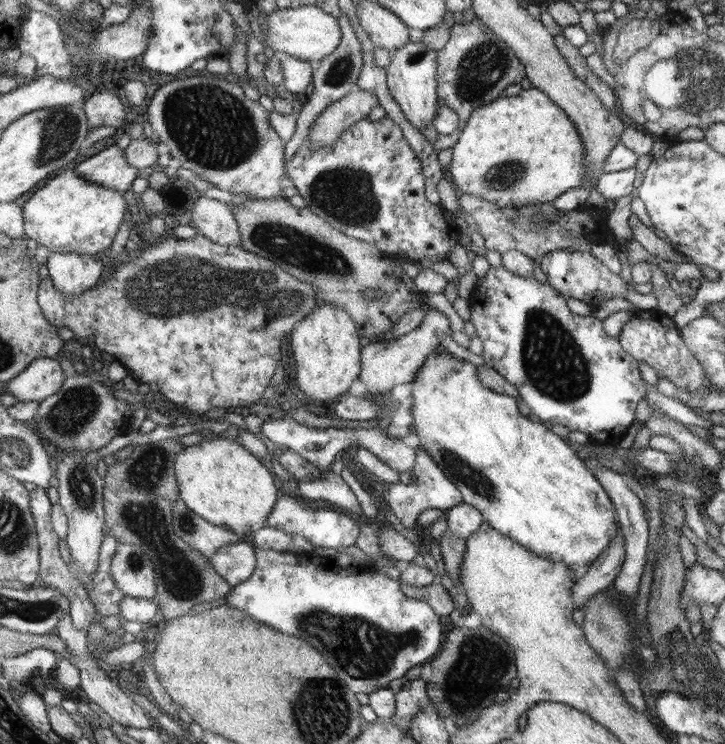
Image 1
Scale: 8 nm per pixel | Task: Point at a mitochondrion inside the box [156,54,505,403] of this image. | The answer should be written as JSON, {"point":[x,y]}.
{"point":[211,127]}

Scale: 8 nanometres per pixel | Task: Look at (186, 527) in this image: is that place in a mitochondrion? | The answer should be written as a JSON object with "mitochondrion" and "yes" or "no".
{"mitochondrion":"yes"}

